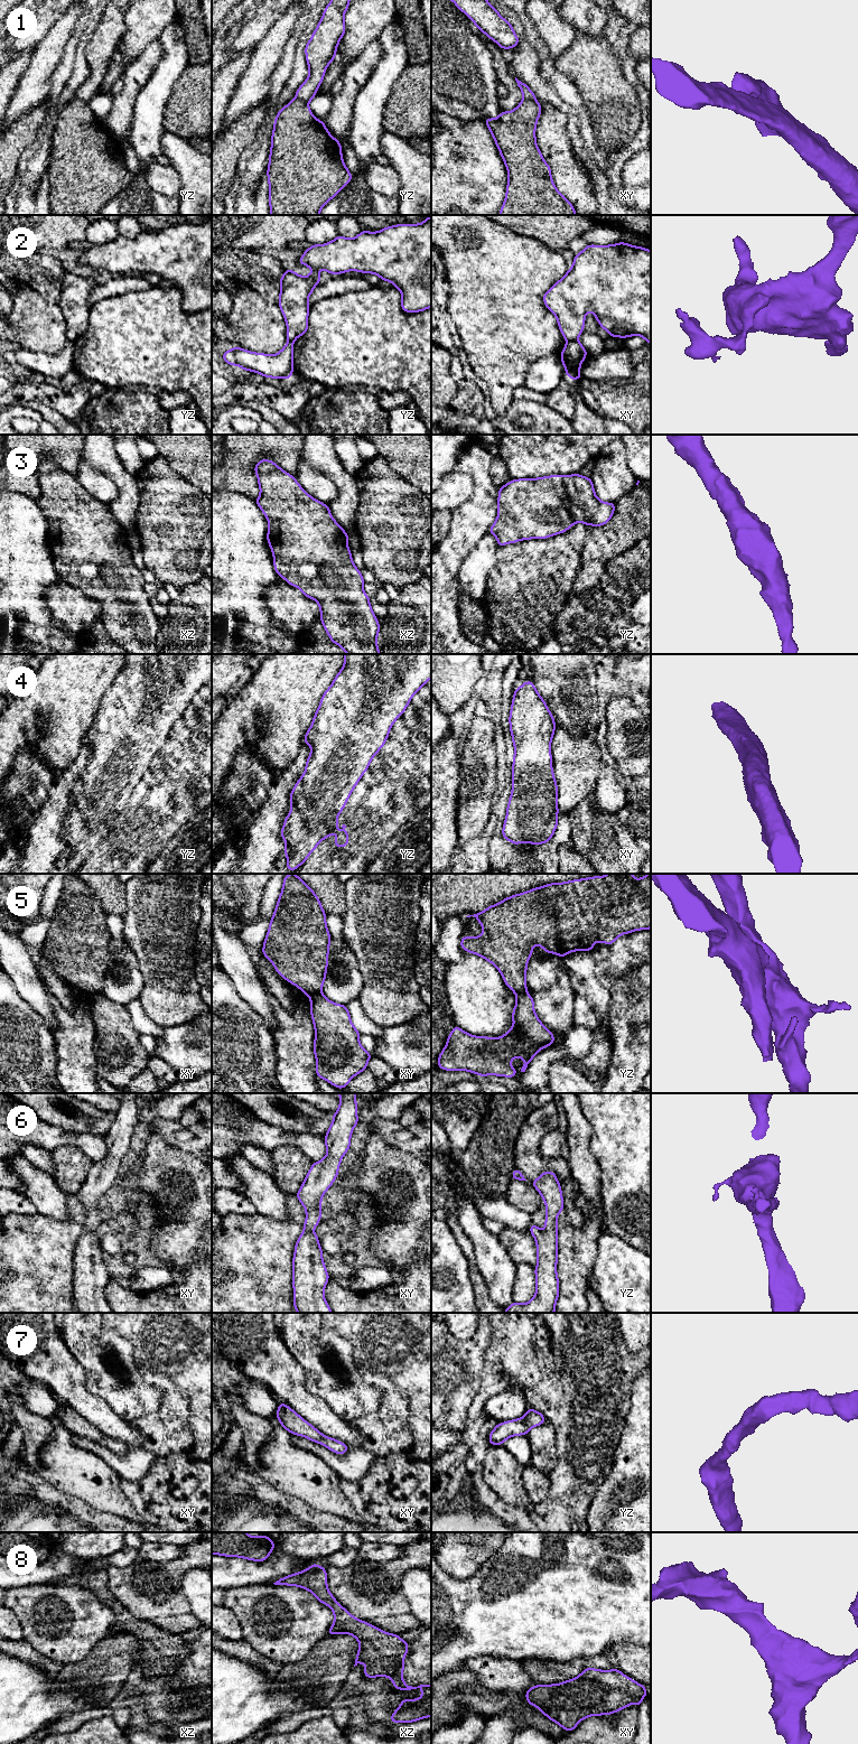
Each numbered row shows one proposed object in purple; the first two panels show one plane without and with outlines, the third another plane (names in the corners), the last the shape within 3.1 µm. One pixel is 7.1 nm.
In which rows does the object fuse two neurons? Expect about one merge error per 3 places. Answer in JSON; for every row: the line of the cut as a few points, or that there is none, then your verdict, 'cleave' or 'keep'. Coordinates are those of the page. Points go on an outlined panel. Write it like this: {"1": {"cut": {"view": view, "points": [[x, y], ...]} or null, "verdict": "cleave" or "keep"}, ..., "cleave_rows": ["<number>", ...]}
{"1": {"cut": {"view": "yz", "points": [[296, 96], [307, 103]]}, "verdict": "cleave"}, "2": {"cut": {"view": "xy", "points": [[576, 338], [567, 342]]}, "verdict": "cleave"}, "3": {"cut": null, "verdict": "keep"}, "4": {"cut": null, "verdict": "keep"}, "5": {"cut": {"view": "xy", "points": [[320, 991], [309, 996]]}, "verdict": "cleave"}, "6": {"cut": null, "verdict": "keep"}, "7": {"cut": null, "verdict": "keep"}, "8": {"cut": null, "verdict": "keep"}, "cleave_rows": ["1", "2", "5"]}

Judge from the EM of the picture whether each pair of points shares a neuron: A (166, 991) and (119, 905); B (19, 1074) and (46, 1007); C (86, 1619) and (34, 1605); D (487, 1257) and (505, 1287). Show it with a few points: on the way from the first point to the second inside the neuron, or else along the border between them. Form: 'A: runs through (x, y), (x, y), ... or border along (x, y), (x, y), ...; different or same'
A: border along (123, 887), (126, 912), (122, 915); different
B: border along (22, 1000), (42, 1017), (52, 1031); different
C: runs through (73, 1619), (55, 1619), (47, 1613); same
D: runs through (495, 1265), (500, 1279); same

